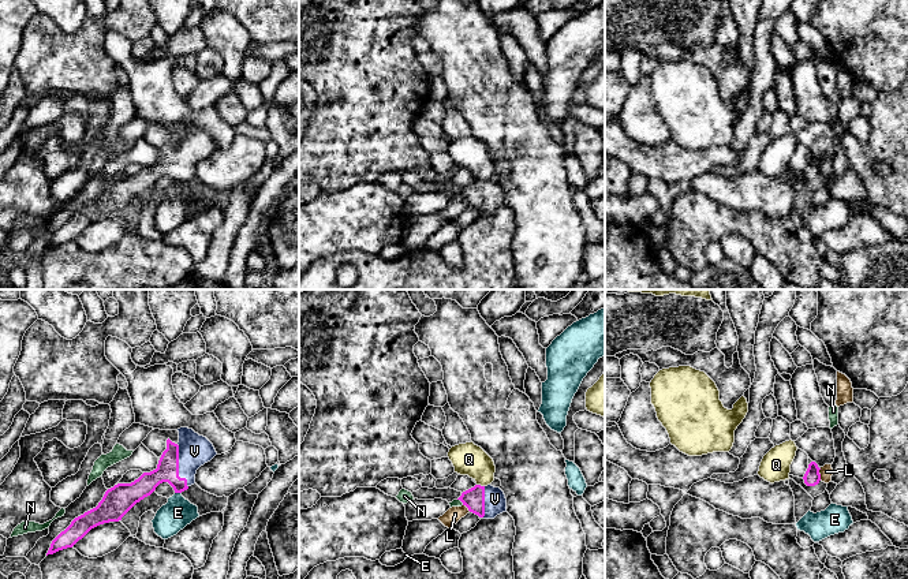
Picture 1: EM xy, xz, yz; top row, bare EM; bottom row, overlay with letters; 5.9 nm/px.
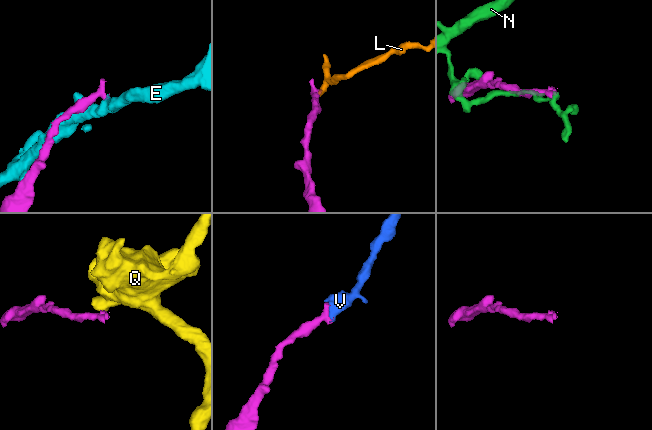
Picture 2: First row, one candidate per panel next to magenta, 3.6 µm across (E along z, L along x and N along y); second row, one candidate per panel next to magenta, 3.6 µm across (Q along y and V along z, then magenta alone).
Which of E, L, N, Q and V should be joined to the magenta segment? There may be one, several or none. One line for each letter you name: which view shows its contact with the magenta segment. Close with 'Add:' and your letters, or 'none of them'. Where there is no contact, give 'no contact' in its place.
V: meets magenta in xy
Add: V

